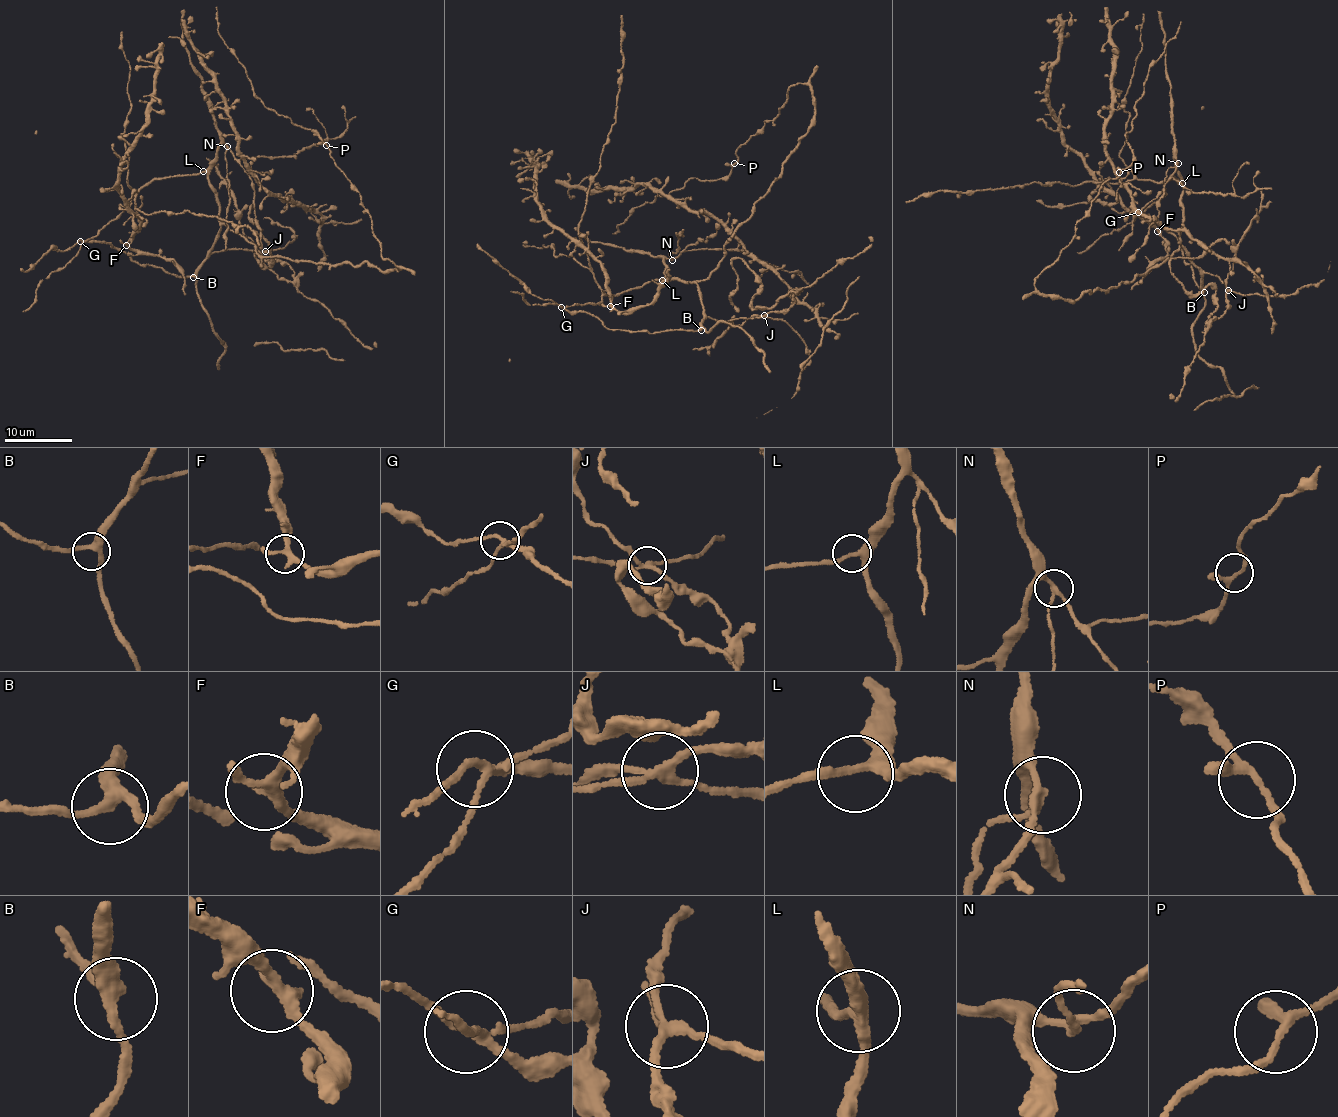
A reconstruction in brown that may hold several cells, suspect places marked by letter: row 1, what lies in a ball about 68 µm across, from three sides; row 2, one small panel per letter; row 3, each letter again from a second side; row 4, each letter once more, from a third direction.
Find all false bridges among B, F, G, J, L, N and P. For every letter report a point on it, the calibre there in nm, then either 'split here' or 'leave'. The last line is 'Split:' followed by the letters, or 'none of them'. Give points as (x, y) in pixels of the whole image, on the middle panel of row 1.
B: (701, 330) | 300 nm | leave
F: (610, 306) | 280 nm | leave
G: (561, 307) | 180 nm | leave
J: (764, 315) | 200 nm | split here
L: (662, 280) | 260 nm | leave
N: (672, 260) | 170 nm | split here
P: (734, 163) | 170 nm | leave
Split: J, N

